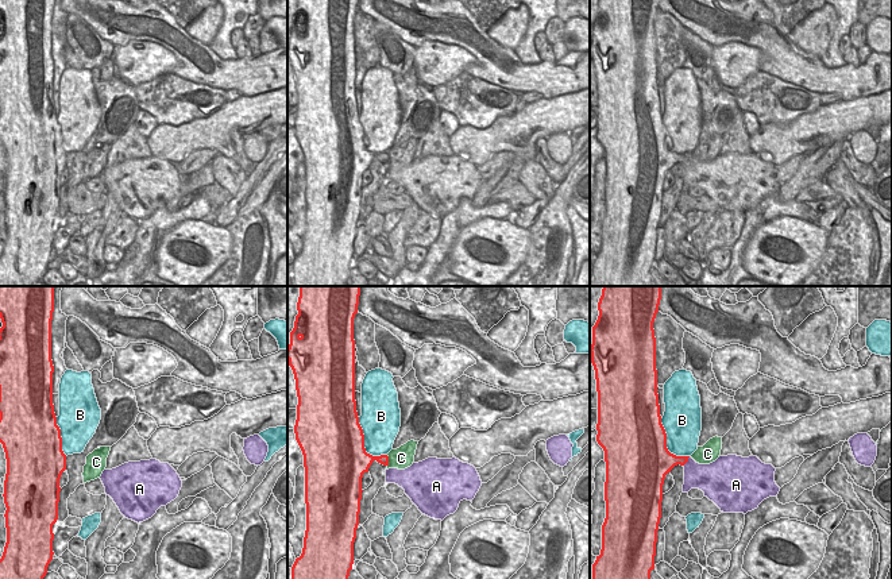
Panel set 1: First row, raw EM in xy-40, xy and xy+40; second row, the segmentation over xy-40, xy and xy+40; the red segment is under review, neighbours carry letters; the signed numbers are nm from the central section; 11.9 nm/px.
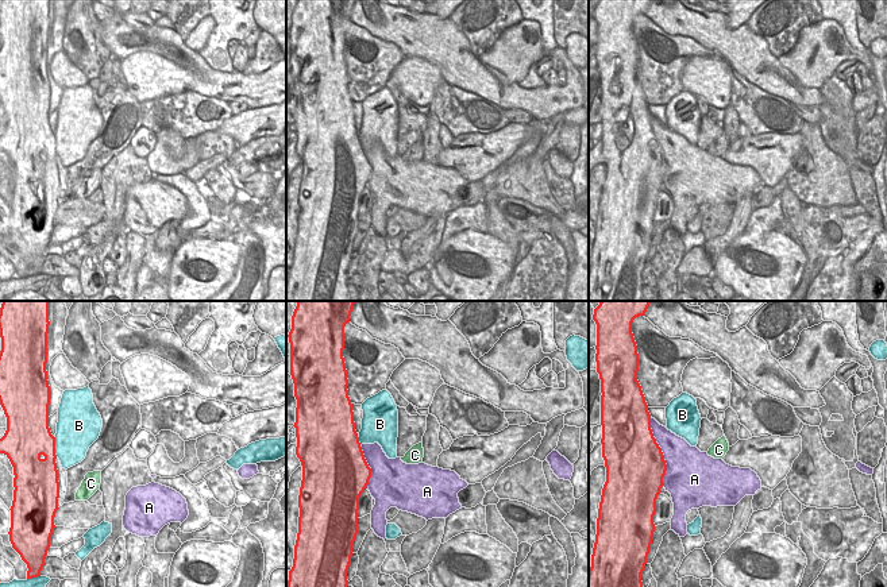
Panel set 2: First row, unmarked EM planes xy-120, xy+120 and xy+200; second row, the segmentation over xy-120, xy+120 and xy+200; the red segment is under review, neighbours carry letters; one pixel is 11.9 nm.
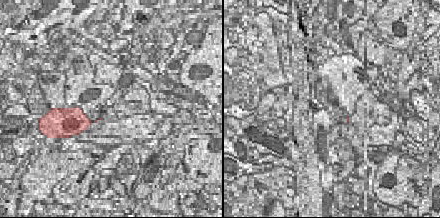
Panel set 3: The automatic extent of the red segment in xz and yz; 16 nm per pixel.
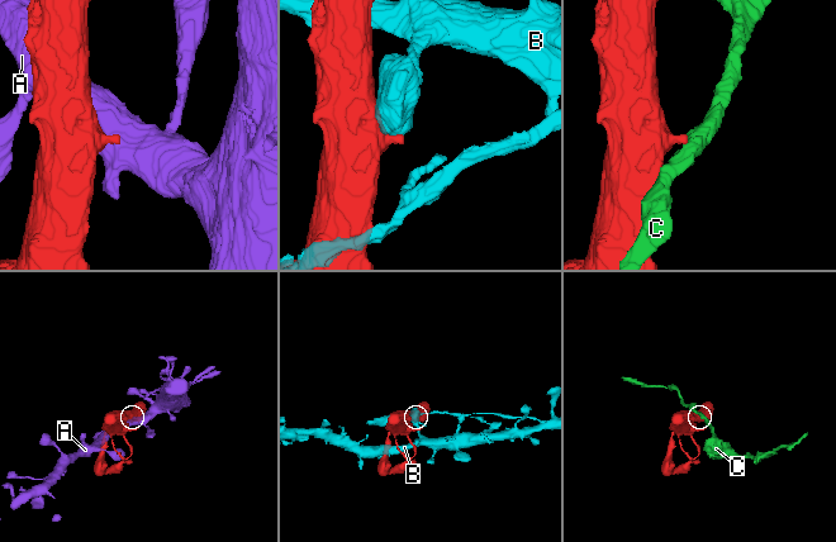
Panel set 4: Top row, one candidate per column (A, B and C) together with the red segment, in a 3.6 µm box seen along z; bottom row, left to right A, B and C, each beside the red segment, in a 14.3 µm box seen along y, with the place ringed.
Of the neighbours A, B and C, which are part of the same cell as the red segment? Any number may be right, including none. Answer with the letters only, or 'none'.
none

